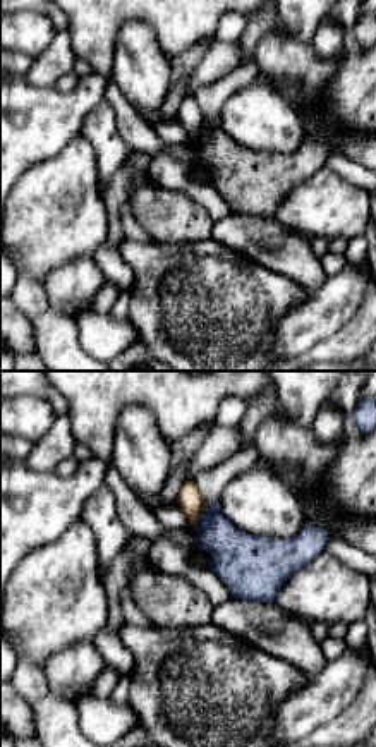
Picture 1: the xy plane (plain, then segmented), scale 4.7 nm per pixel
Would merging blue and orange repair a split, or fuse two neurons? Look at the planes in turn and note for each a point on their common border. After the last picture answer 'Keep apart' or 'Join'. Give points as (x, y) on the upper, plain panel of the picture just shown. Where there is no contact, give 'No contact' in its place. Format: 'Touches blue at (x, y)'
Touches blue at (200, 131)

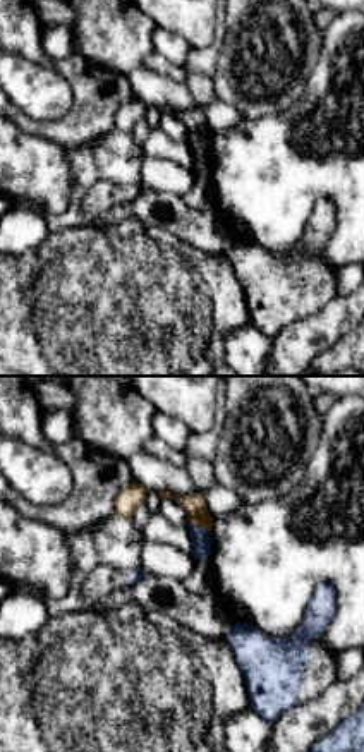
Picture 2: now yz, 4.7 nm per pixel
Touches blue at (198, 141)

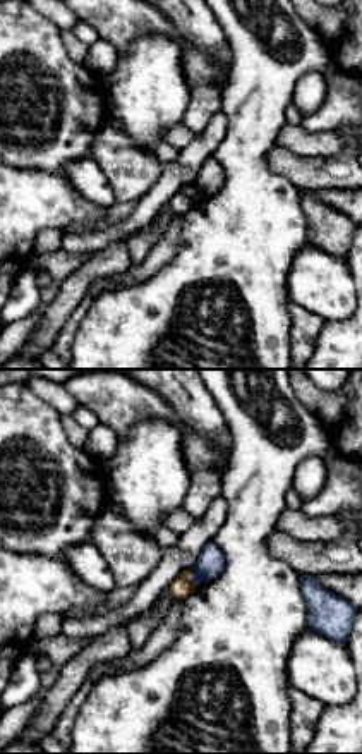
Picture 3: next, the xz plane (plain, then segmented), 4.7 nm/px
Touches blue at (193, 193)

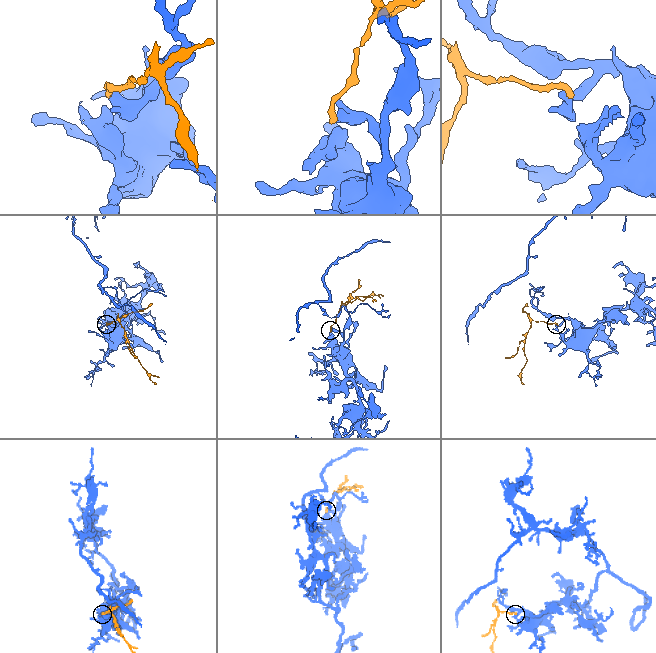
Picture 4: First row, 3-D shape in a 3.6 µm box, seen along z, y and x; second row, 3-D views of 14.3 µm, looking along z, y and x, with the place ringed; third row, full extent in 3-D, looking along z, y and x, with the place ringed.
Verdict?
Keep apart

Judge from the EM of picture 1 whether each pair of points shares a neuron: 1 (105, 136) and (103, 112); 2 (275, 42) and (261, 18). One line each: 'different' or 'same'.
1: same
2: different

